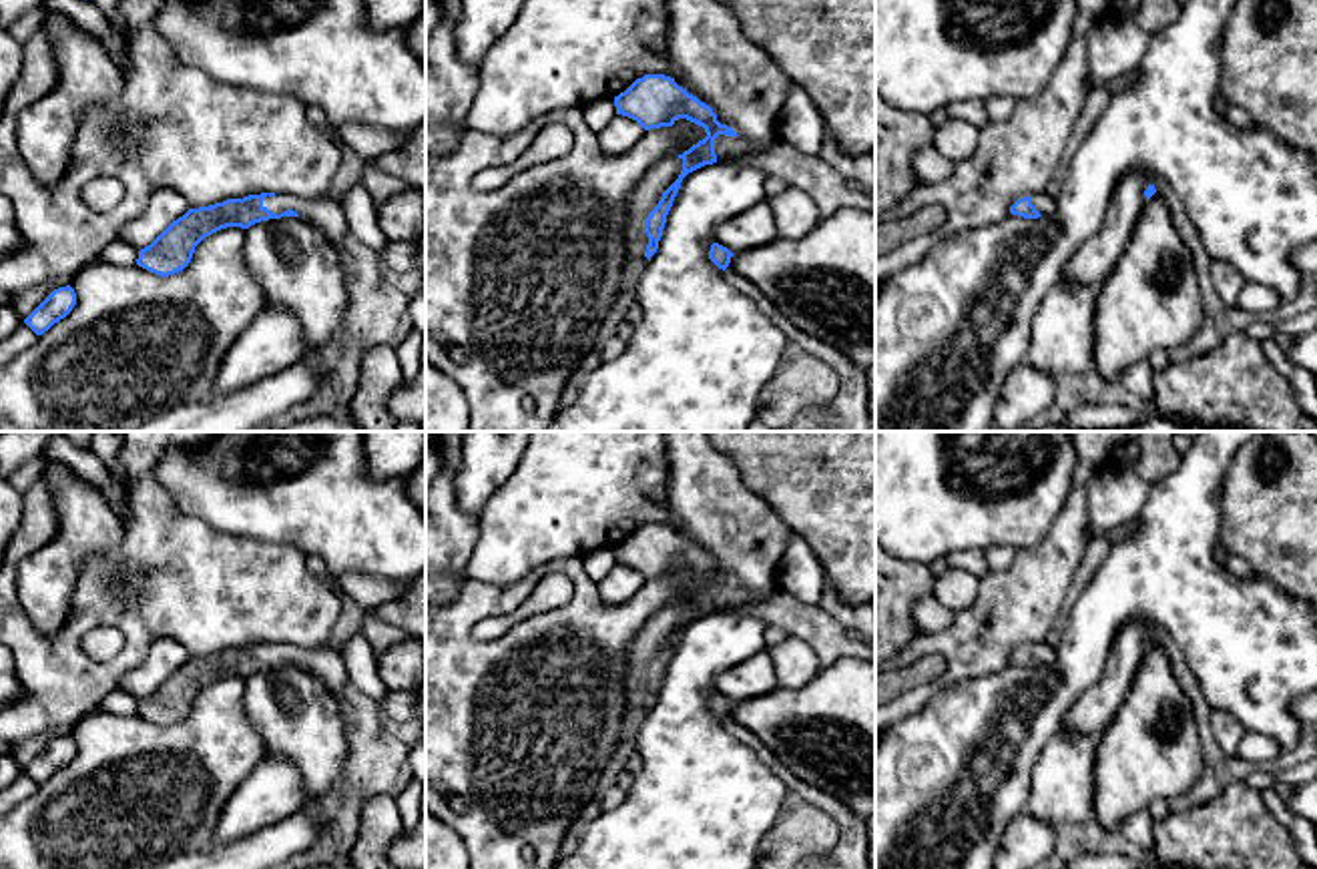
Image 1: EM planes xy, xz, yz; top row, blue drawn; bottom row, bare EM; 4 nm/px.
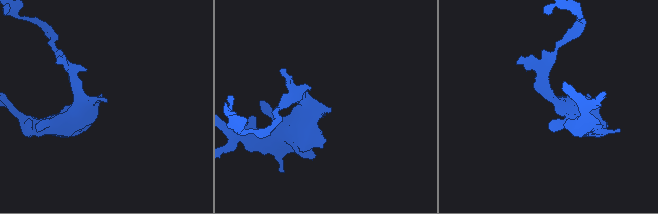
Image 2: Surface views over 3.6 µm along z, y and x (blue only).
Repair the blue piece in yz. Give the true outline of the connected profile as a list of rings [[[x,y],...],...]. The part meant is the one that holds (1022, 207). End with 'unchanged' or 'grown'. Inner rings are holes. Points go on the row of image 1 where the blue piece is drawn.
[[[1036,193],[1032,197],[1018,199],[1010,213],[1024,219],[1050,217],[1056,211],[1056,199],[1048,193]]]; grown

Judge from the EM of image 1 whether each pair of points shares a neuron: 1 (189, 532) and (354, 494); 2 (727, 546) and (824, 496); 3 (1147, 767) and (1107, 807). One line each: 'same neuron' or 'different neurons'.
1: different neurons
2: different neurons
3: same neuron

